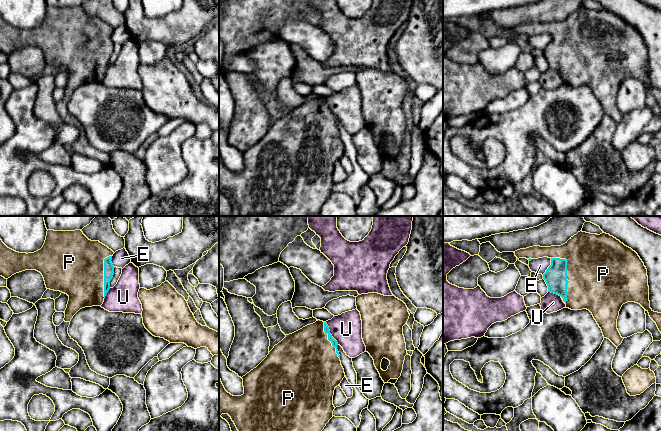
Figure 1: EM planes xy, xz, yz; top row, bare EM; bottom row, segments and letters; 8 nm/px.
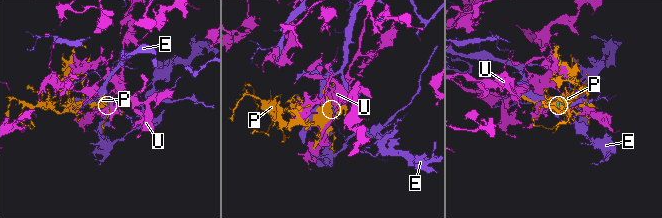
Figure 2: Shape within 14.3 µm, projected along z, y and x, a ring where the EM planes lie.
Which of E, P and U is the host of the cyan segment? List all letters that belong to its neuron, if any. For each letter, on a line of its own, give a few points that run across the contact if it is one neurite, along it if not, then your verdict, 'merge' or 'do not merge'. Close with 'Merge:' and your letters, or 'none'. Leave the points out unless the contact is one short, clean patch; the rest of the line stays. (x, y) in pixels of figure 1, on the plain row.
E: do not merge
P: merge
U: xz (325, 98), (329, 109), (338, 120) | do not merge
Merge: P

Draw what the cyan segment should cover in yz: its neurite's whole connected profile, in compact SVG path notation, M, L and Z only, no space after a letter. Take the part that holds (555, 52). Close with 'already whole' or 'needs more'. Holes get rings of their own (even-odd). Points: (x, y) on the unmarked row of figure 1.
M580 7L561 22L533 22L514 29L517 36L550 34L551 41L543 50L548 68L559 71L566 84L589 86L601 104L604 114L609 115L616 123L624 115L617 105L617 95L622 81L627 78L640 80L661 108L661 89L650 84L647 45L635 27L613 12L604 8L597 11Z; needs more

